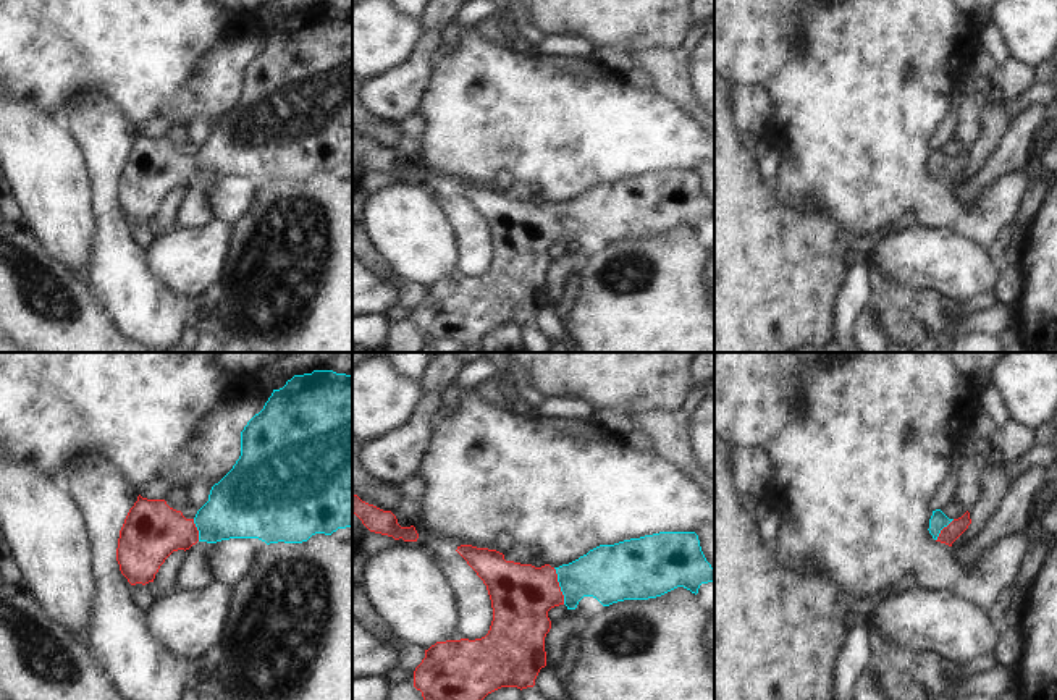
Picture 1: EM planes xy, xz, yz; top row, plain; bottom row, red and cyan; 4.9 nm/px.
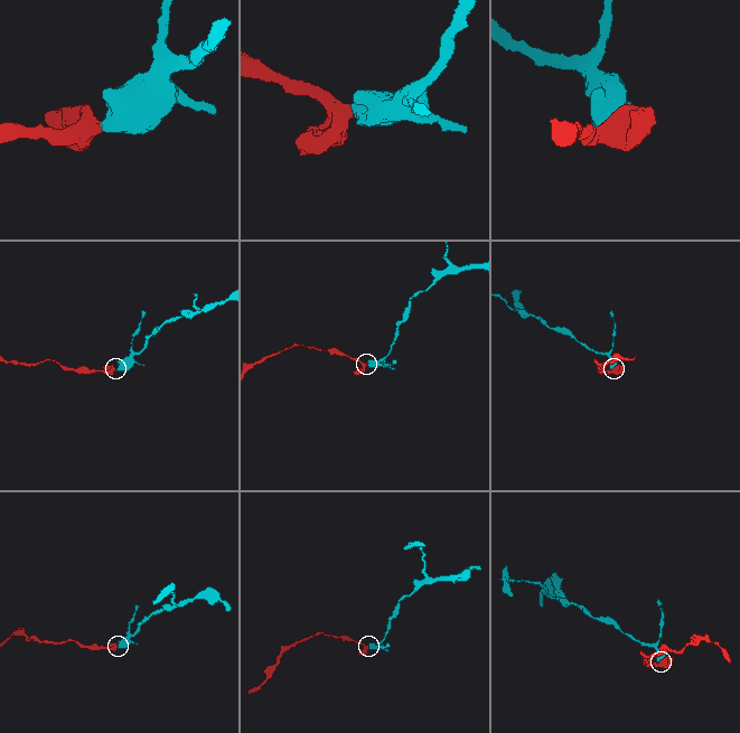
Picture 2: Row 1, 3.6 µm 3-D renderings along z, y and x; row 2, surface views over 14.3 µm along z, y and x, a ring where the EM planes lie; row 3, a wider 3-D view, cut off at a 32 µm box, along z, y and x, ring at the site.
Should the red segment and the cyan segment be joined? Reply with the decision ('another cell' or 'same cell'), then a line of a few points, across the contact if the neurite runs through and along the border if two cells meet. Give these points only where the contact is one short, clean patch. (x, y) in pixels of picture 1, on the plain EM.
same cell; line xz (521, 233), (558, 223), (606, 210)

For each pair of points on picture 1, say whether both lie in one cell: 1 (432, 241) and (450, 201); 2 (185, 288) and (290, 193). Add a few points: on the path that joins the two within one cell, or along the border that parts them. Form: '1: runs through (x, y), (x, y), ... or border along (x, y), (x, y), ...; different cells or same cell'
1: border along (435, 188), (433, 204), (453, 231), (458, 251); different cells
2: border along (233, 225), (228, 235), (228, 257), (218, 280); different cells

